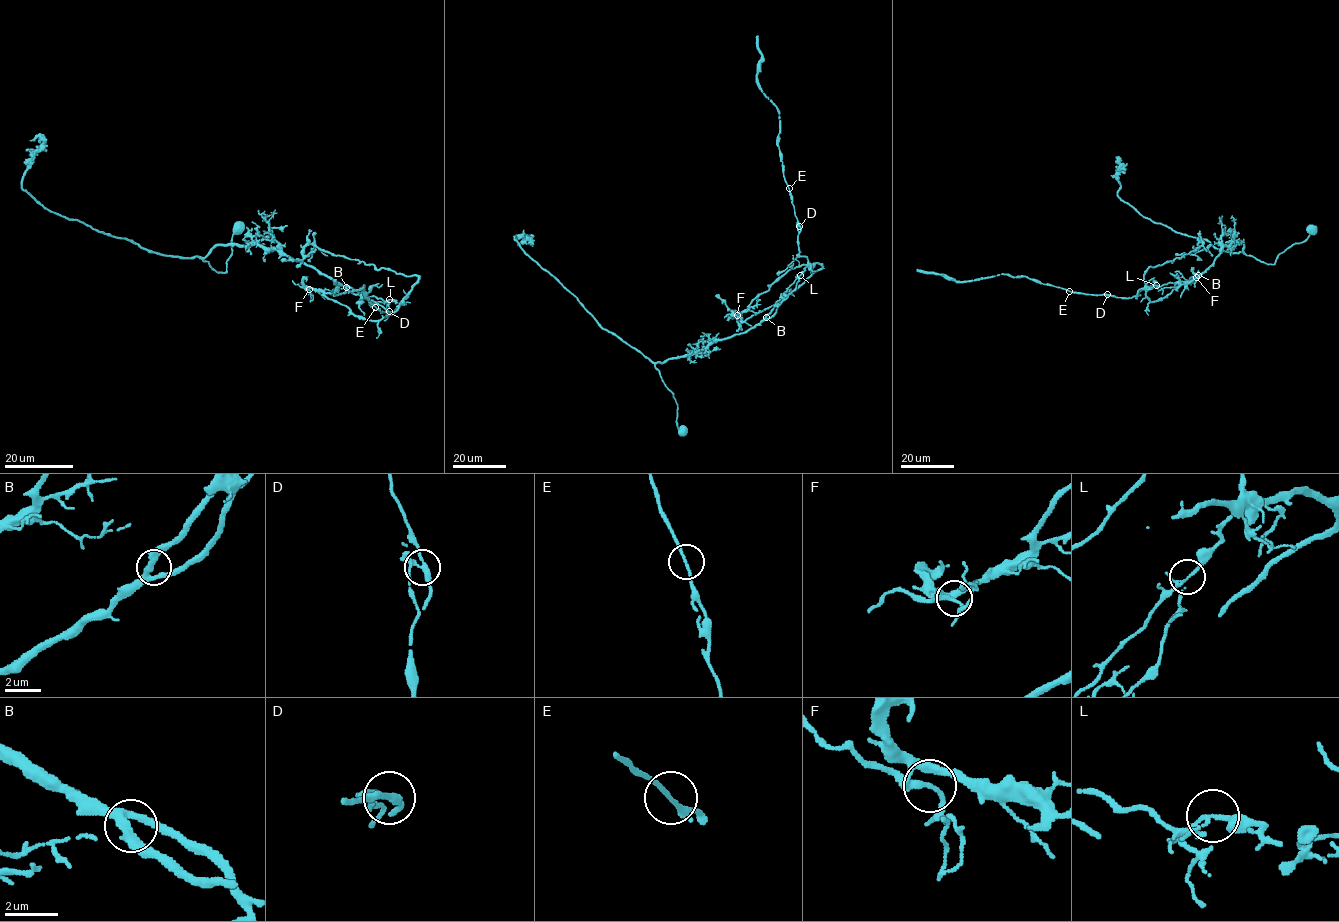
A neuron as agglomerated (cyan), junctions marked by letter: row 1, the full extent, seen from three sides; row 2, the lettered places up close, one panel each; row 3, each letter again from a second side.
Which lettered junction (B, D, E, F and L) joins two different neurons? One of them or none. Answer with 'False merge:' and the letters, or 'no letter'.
False merge: L

